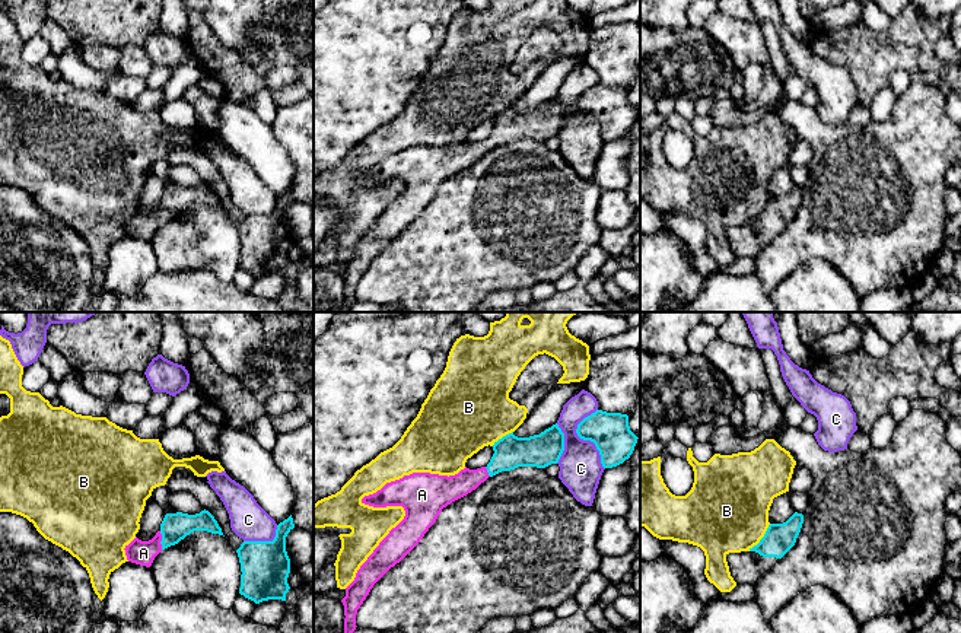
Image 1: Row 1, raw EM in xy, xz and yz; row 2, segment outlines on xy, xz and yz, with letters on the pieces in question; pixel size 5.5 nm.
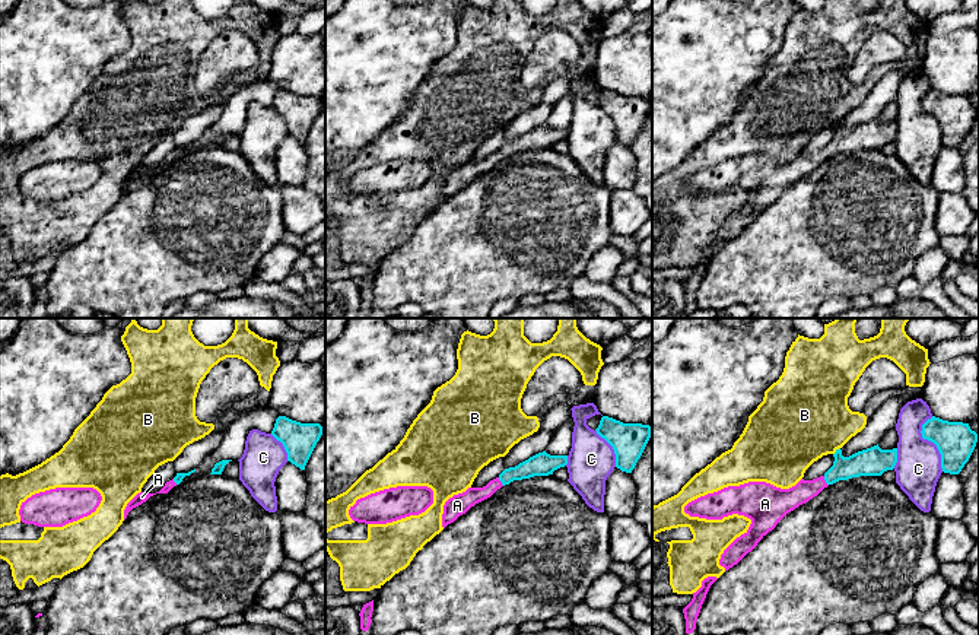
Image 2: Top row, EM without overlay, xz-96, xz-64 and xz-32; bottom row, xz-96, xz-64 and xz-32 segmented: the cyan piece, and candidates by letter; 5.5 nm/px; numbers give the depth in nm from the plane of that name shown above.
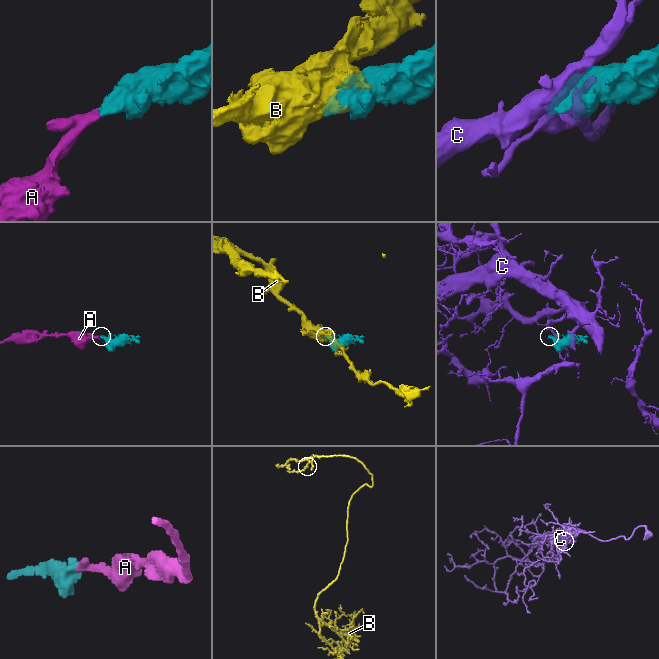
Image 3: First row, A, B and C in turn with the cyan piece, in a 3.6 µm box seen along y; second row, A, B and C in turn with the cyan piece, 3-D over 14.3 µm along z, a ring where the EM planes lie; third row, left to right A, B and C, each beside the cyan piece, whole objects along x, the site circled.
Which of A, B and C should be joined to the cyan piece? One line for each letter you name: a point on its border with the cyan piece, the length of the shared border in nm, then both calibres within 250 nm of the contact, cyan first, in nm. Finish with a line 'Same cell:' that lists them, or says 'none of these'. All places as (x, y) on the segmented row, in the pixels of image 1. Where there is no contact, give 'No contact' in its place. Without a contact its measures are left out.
A: Touches cyan at xy (162, 540). Shared border 110 nm. Thickness 160 nm (cyan) against 140 nm
Same cell: A

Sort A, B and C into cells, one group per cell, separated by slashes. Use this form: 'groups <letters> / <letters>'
groups A / B / C

